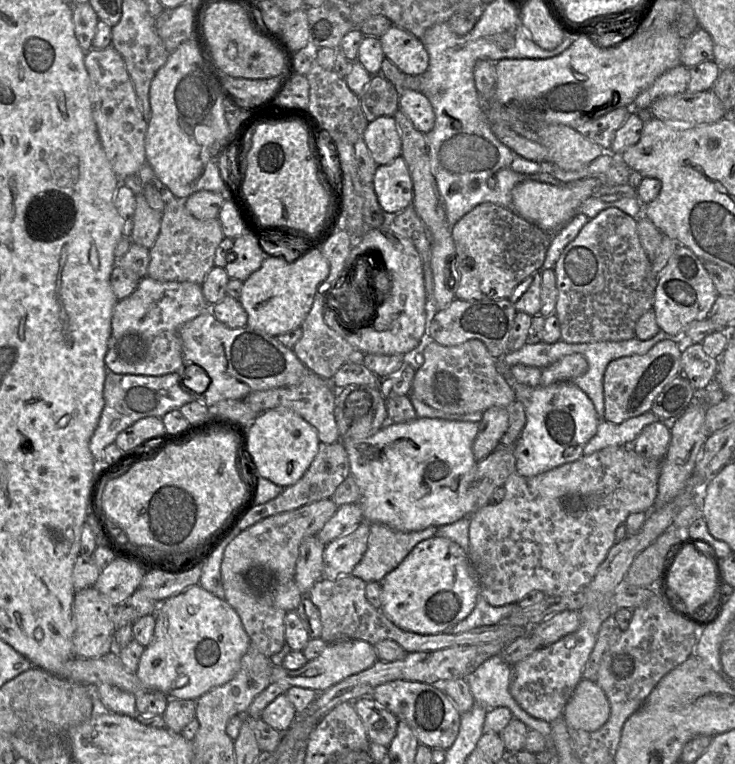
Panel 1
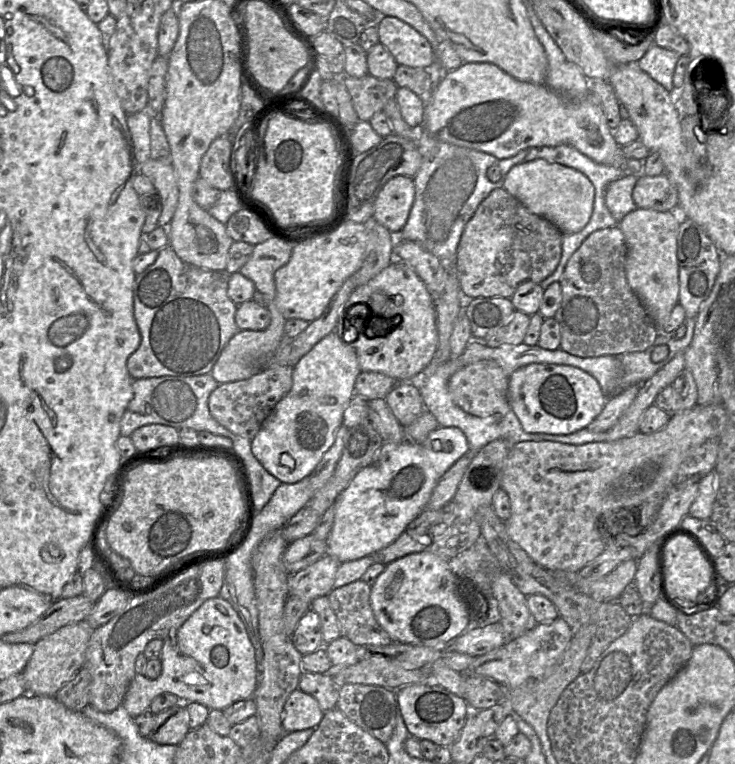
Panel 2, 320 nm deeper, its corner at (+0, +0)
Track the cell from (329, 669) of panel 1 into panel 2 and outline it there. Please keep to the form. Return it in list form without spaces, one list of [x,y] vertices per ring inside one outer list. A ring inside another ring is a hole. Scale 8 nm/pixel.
[[[219,596],[207,599],[176,631],[170,633],[169,636],[163,640],[160,661],[162,664],[162,671],[158,678],[149,679],[144,675],[136,674],[128,686],[122,705],[133,718],[143,713],[145,710],[148,710],[152,700],[163,693],[175,694],[181,700],[199,703],[209,709],[224,710],[236,701],[253,698],[255,689],[257,687],[257,667],[254,647],[248,637],[246,628],[235,609],[226,600]]]

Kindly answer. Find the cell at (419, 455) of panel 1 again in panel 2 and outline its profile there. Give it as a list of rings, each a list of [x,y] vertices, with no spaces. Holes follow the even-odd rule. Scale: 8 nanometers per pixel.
[[[439,426],[422,444],[384,443],[374,461],[362,468],[337,497],[326,555],[342,563],[390,545],[426,508],[442,475],[469,450],[465,434],[457,427]]]

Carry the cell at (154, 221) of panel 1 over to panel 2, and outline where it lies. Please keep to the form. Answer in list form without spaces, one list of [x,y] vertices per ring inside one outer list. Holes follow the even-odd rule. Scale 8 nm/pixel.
[[[149,158],[139,164],[139,172],[155,186],[162,205],[158,224],[167,228],[175,214],[179,198],[174,168],[170,162]]]

